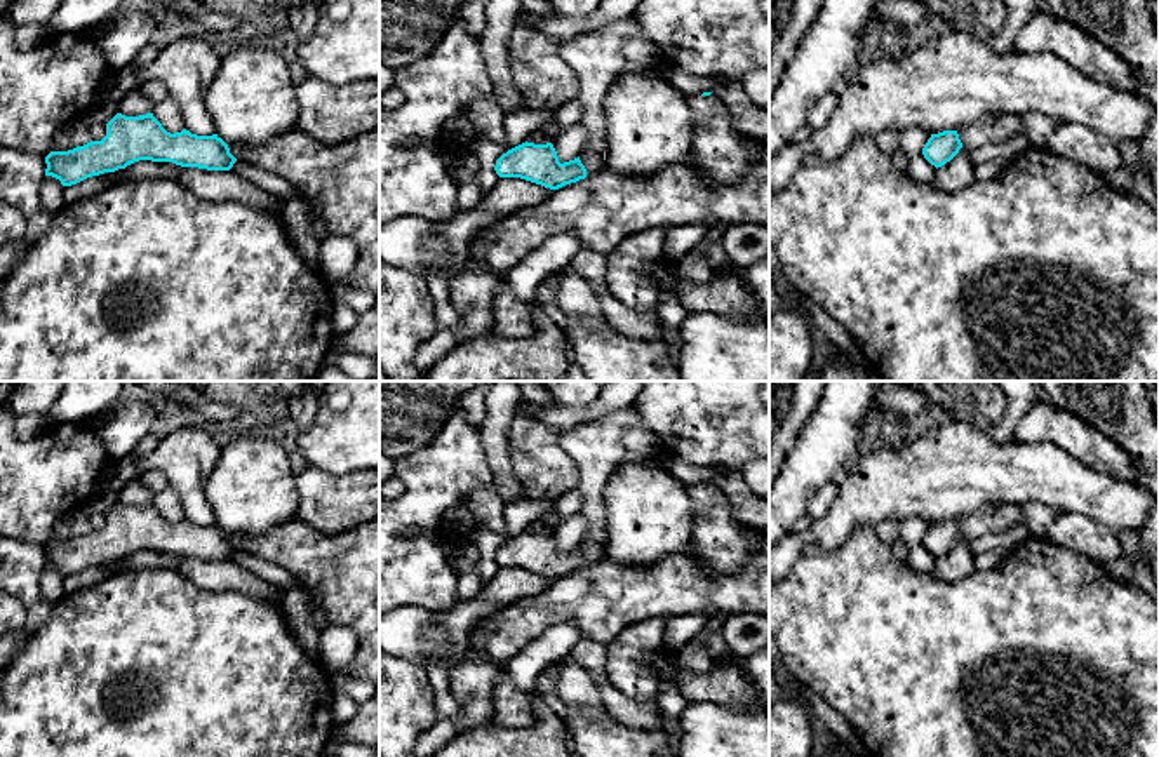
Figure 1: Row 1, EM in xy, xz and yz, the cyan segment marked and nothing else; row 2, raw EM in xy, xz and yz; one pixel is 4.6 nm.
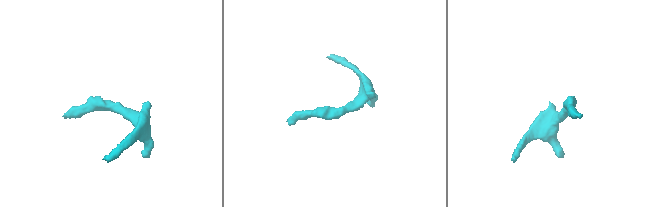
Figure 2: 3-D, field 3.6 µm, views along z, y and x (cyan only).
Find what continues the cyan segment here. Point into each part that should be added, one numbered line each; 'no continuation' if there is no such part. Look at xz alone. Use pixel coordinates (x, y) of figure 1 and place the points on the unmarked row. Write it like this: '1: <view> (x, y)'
1: xz (721, 543)

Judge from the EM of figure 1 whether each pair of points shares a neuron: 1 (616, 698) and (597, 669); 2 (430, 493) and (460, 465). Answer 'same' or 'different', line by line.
1: same
2: same

